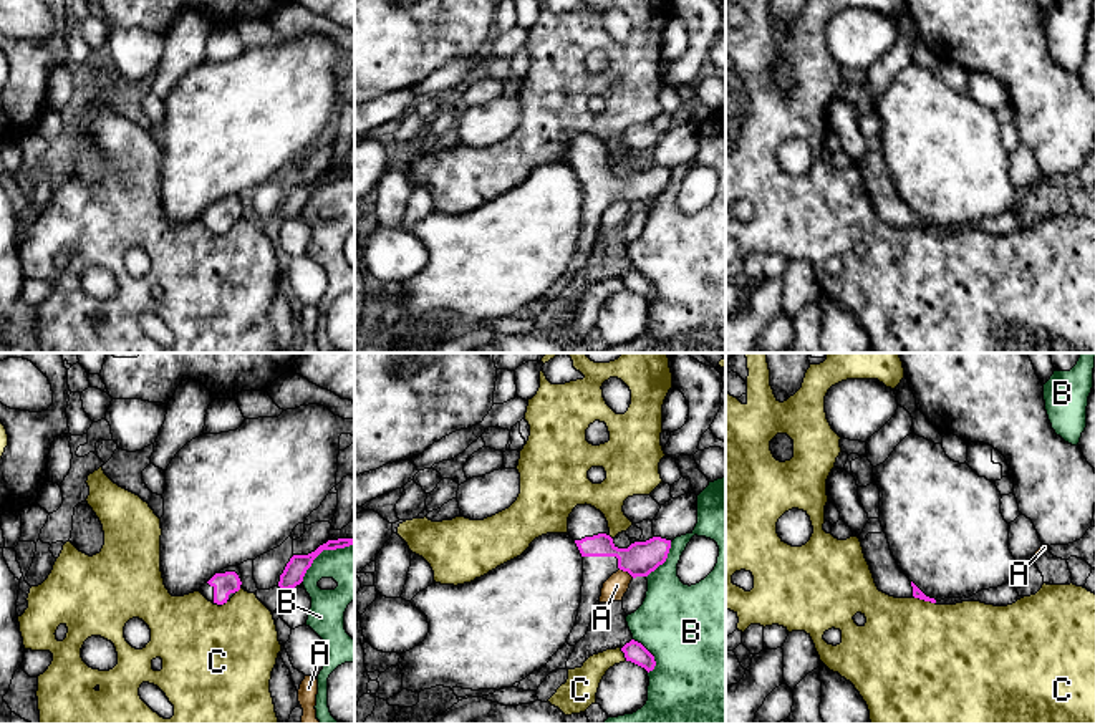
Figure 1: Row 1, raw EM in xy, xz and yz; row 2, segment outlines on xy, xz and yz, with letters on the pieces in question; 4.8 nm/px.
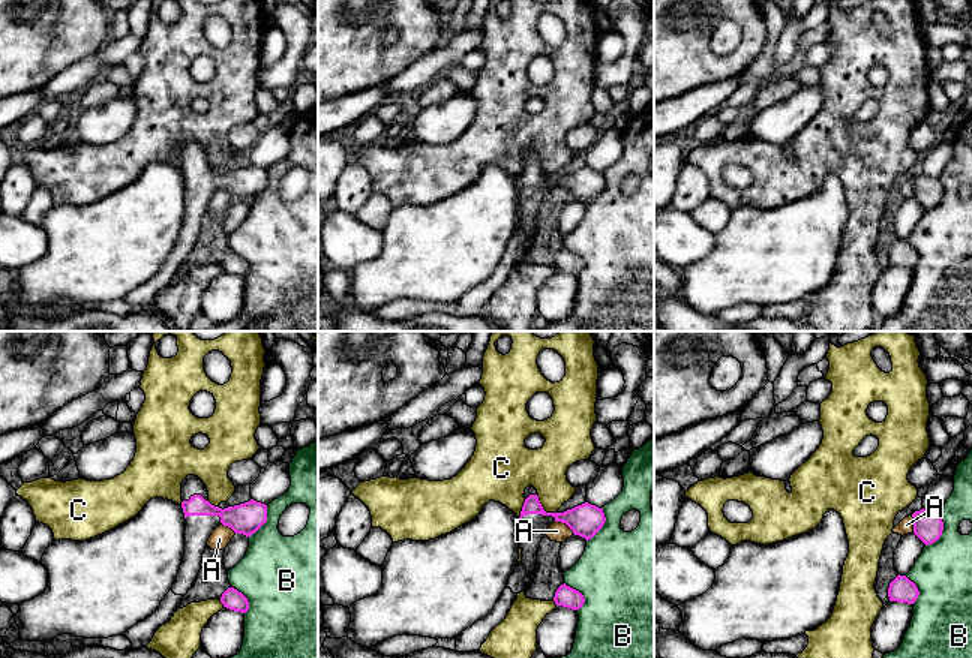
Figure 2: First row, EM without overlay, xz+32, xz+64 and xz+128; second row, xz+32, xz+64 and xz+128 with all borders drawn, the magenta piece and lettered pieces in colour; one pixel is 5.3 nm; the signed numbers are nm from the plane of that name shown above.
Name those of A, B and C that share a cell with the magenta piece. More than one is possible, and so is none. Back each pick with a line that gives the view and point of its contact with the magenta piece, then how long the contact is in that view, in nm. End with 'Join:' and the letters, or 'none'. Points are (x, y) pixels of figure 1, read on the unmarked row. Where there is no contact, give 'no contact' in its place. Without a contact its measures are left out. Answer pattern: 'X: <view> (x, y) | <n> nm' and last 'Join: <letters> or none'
Join: none

